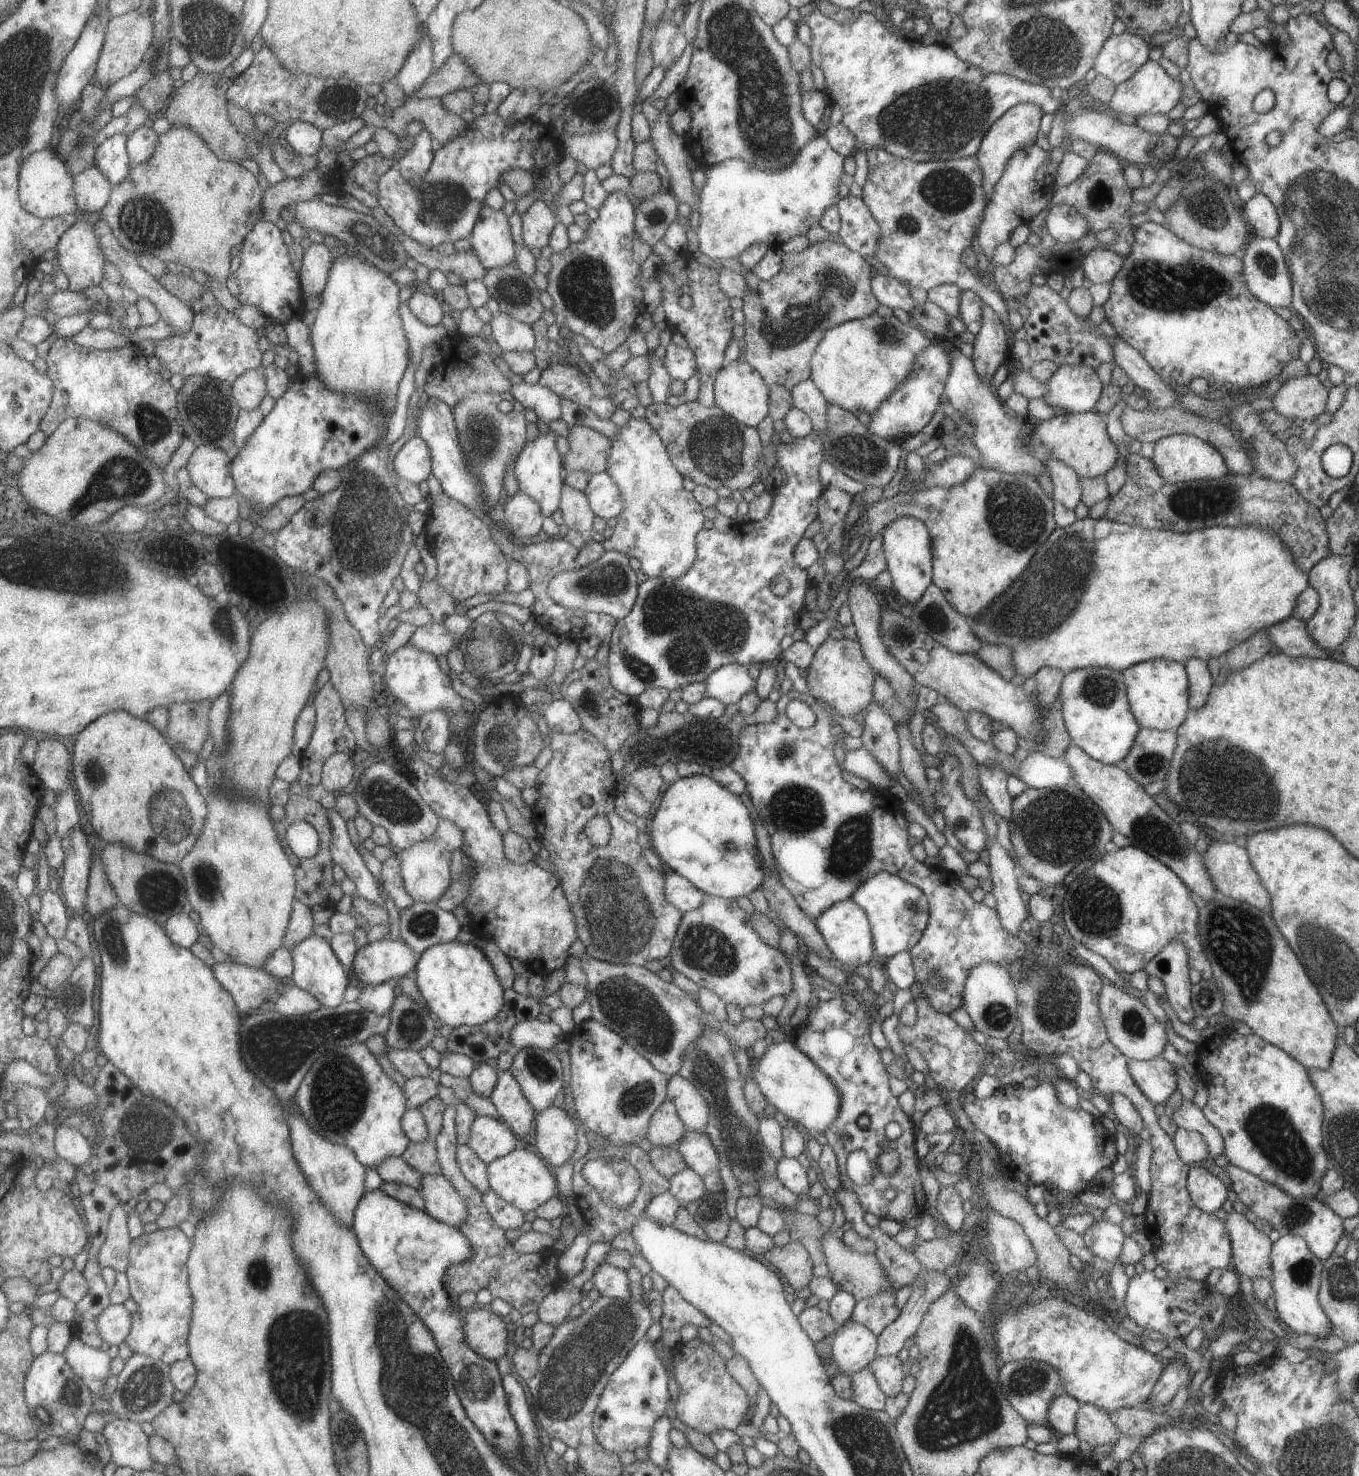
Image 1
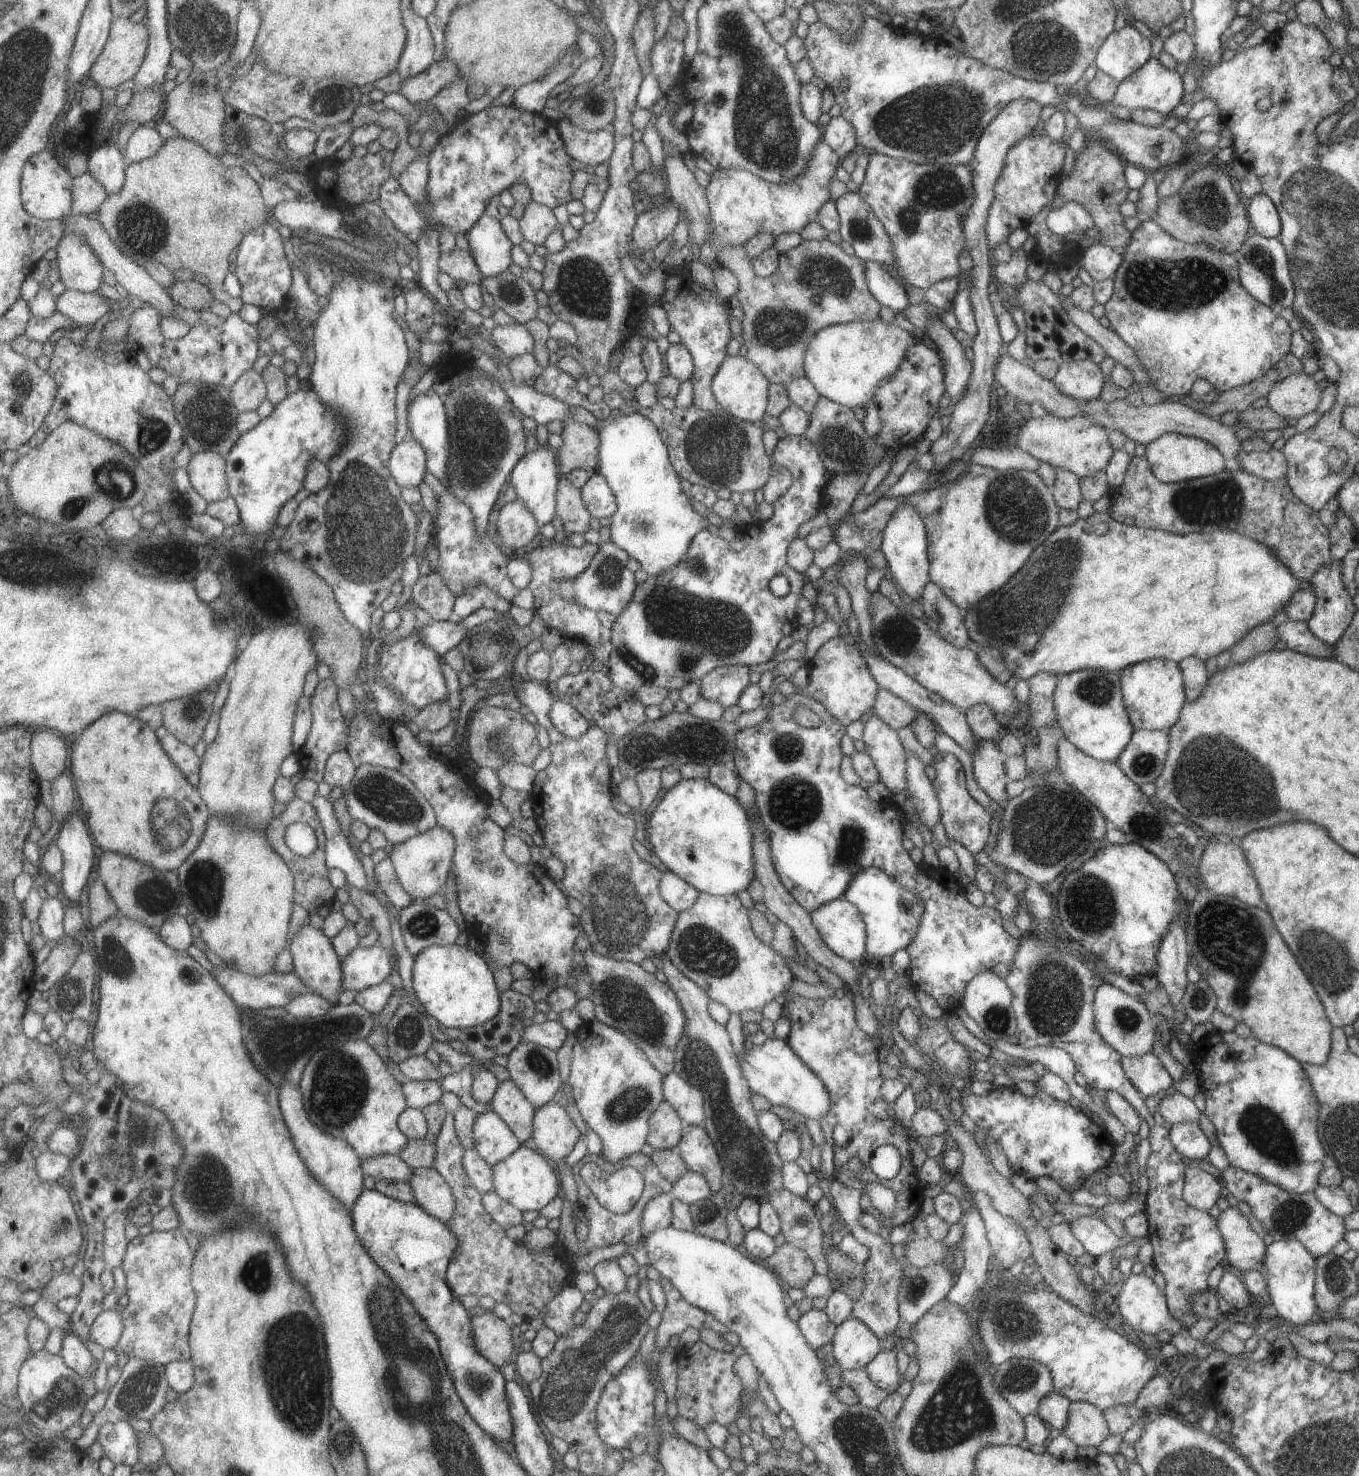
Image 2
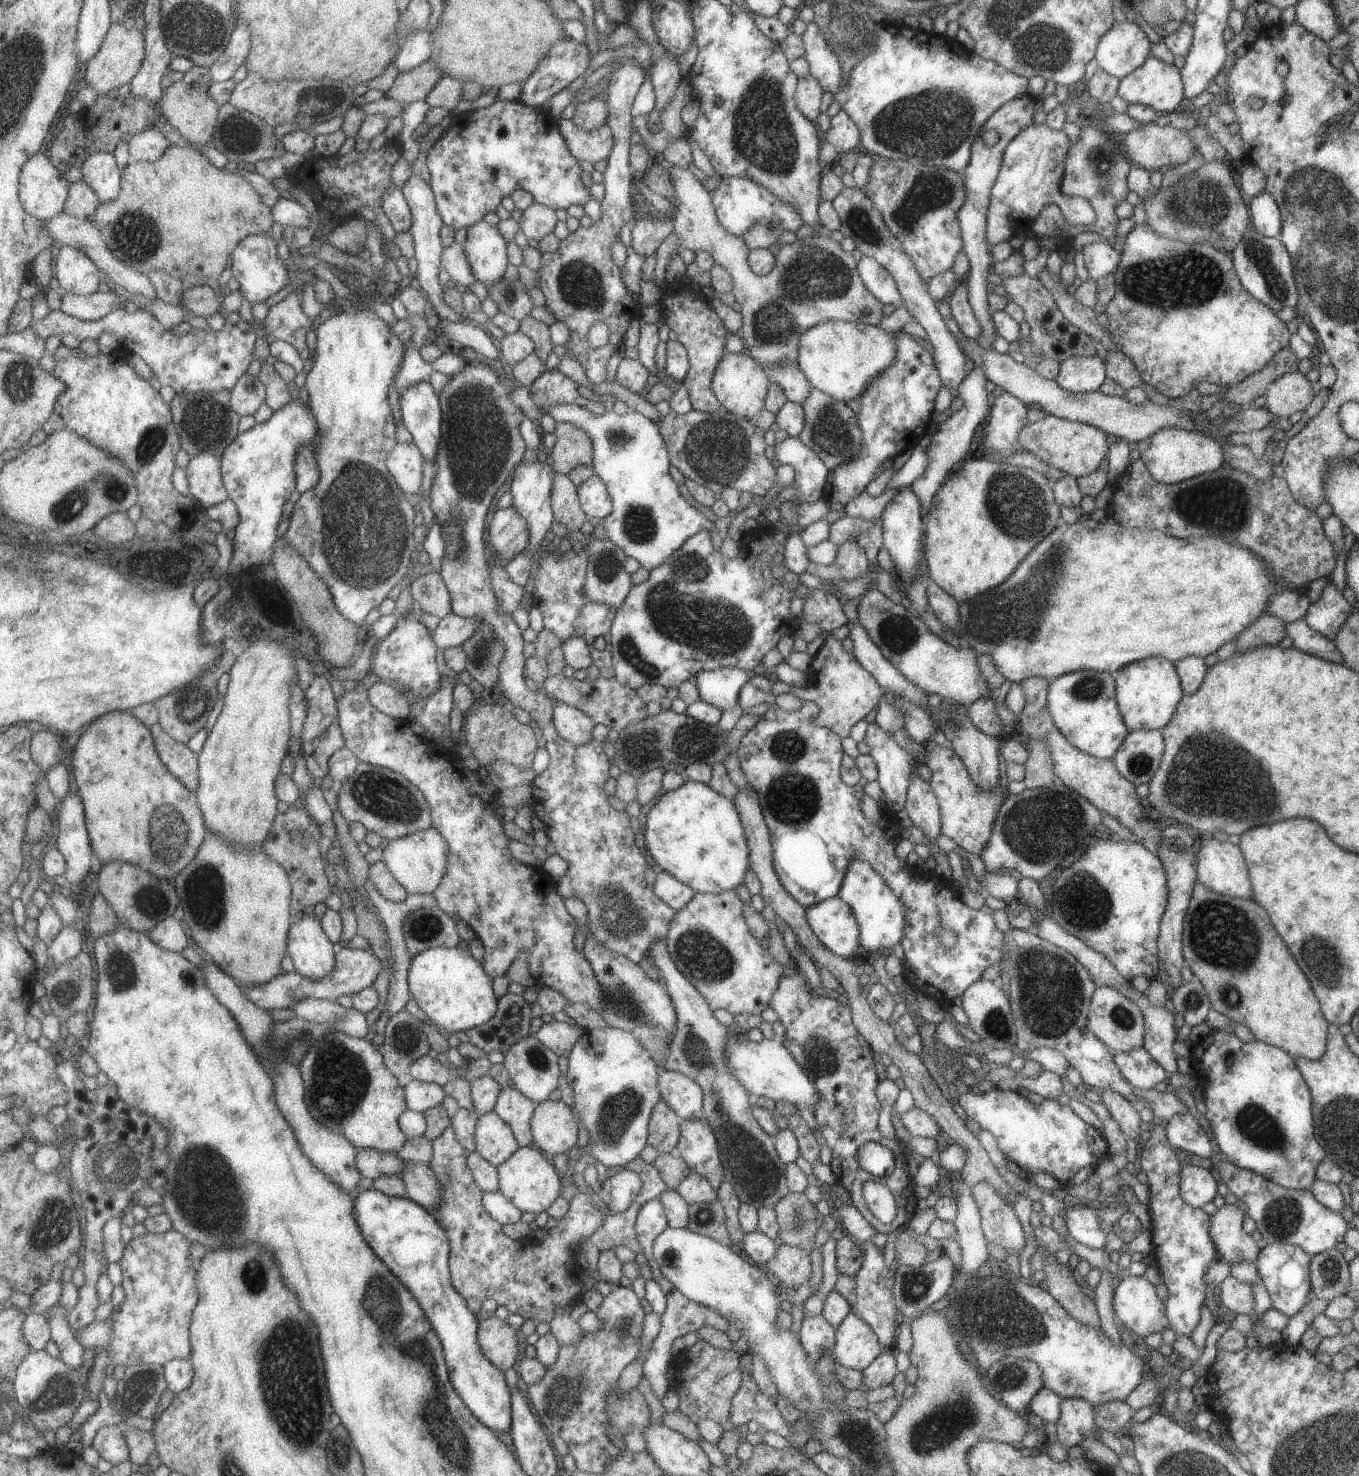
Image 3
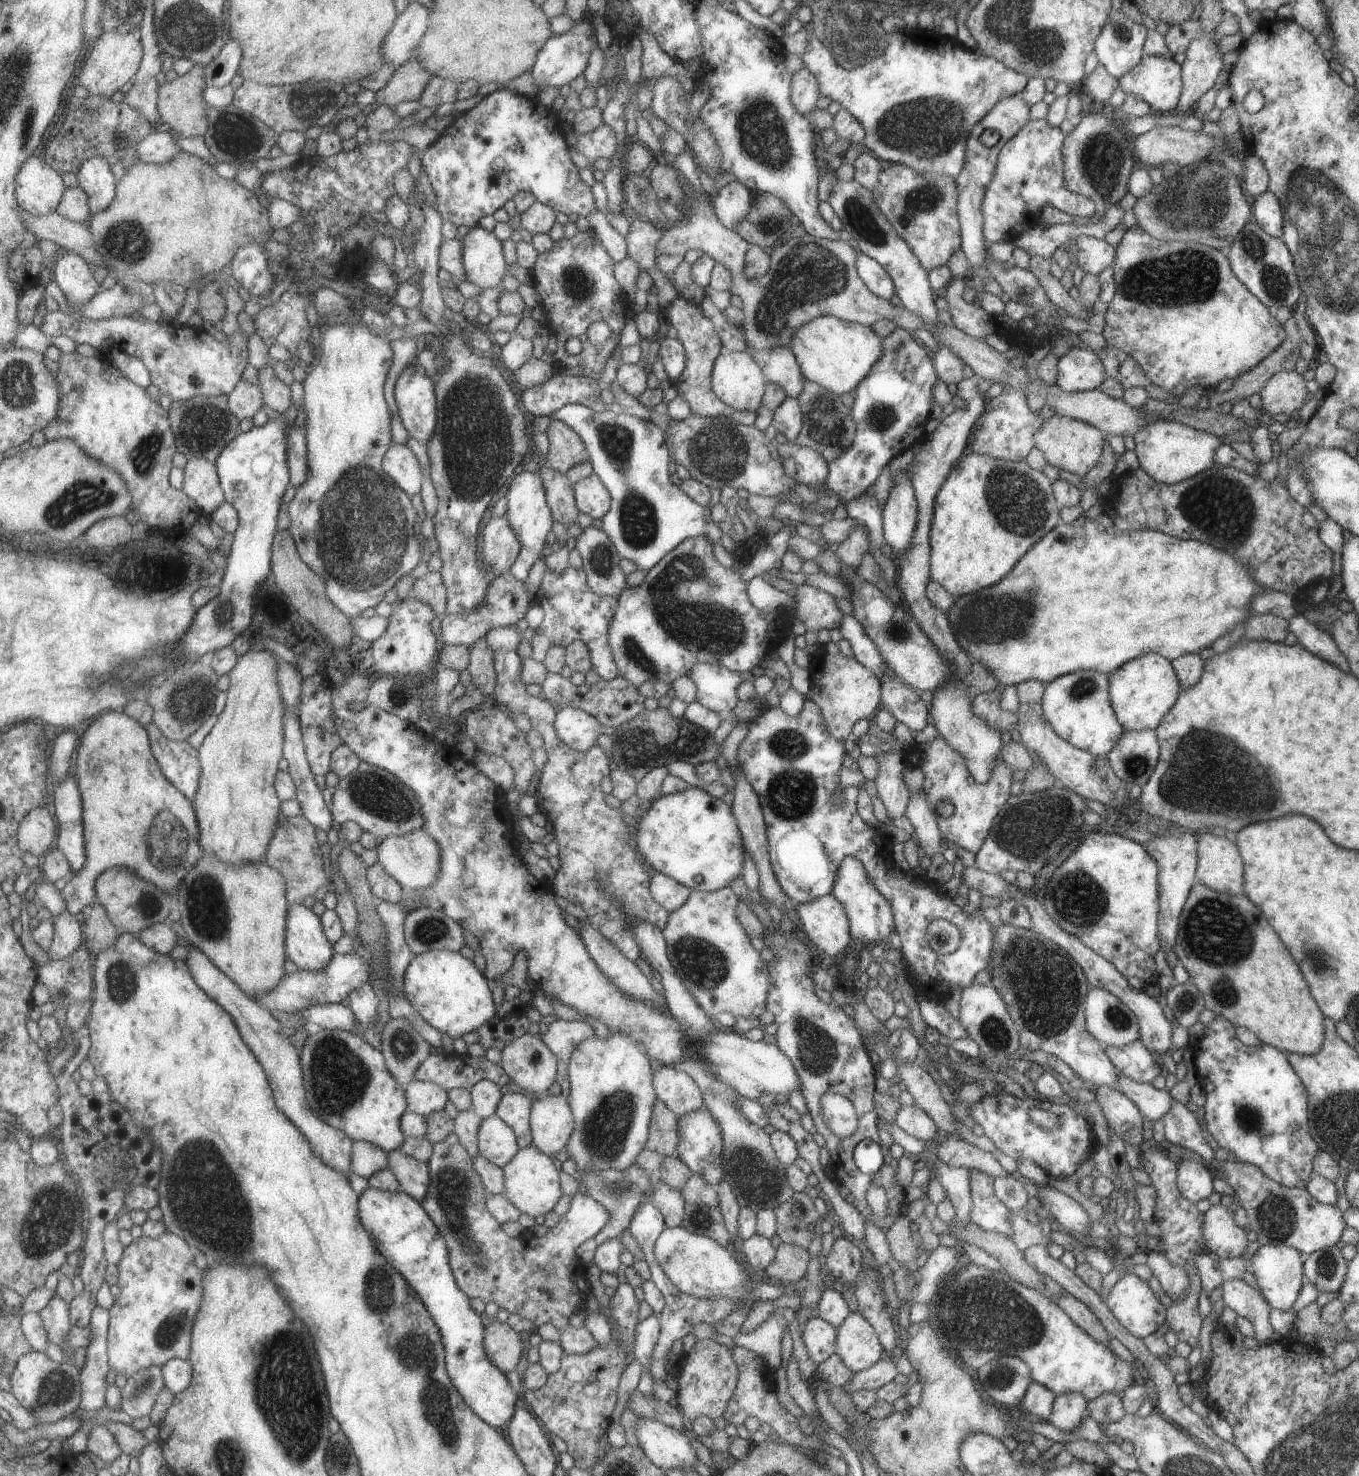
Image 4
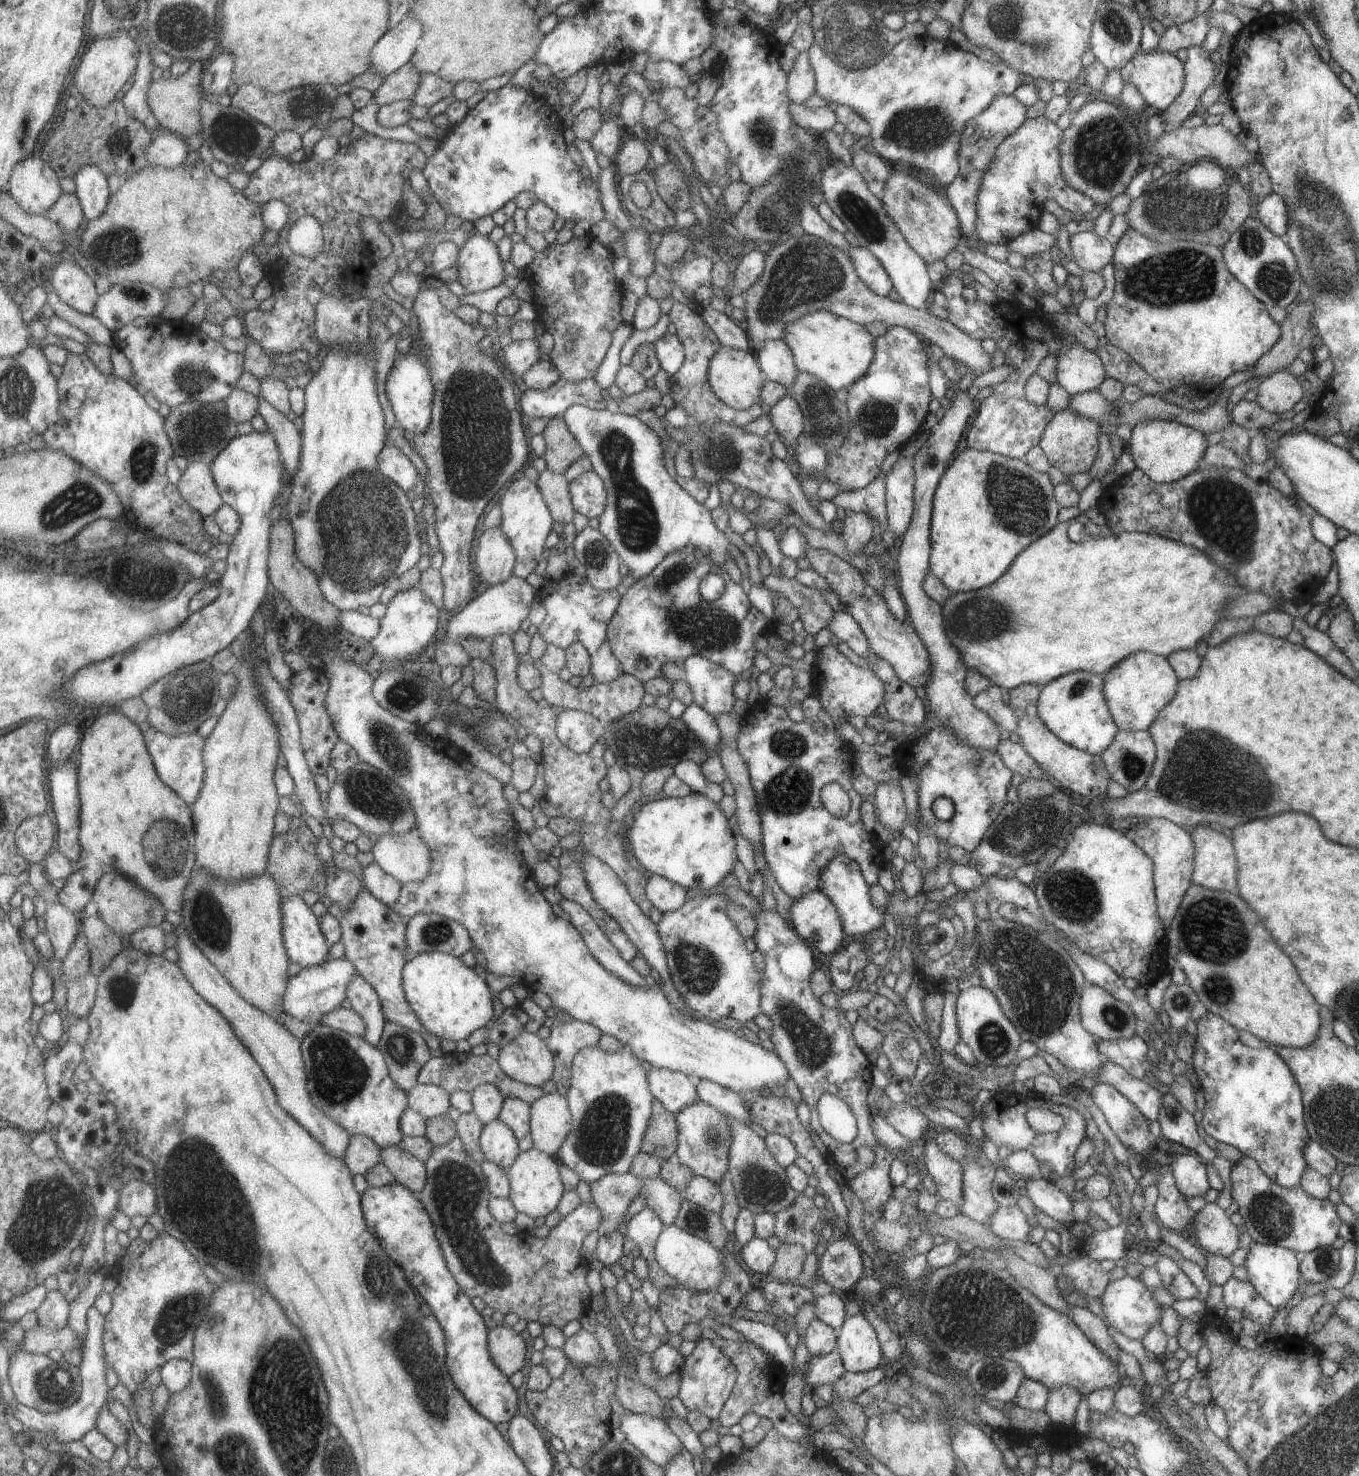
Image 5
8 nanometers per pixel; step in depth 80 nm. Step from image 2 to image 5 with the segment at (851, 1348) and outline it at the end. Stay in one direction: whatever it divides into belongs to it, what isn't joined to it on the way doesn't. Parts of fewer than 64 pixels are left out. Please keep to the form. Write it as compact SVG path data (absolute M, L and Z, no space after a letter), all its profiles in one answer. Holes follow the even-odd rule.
M862 1312L845 1317L837 1330L836 1343L845 1371L860 1373L882 1366L876 1332Z

